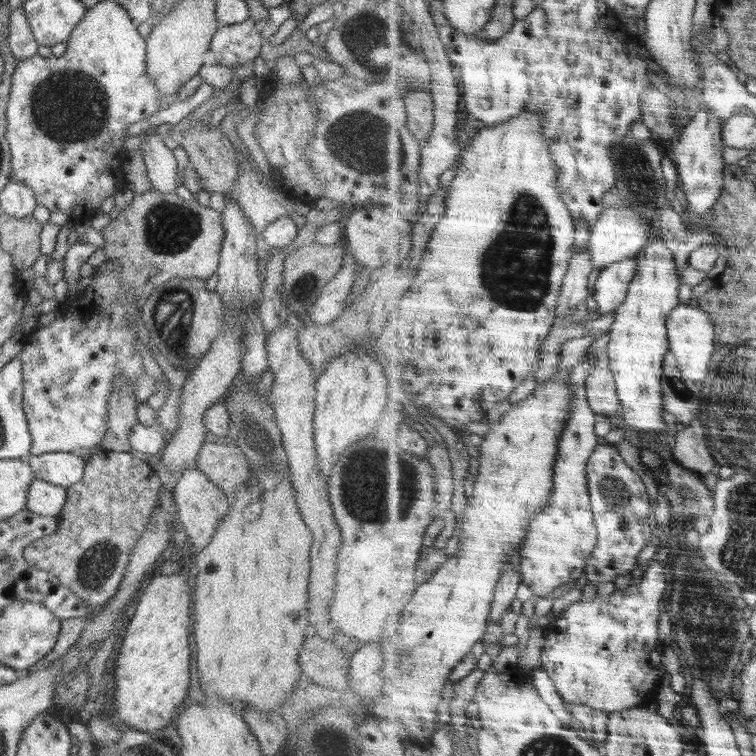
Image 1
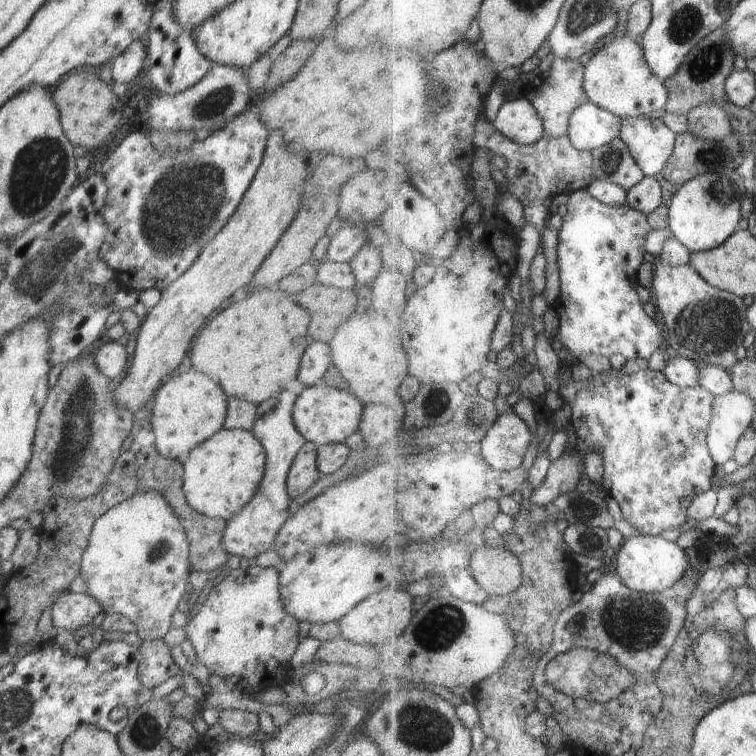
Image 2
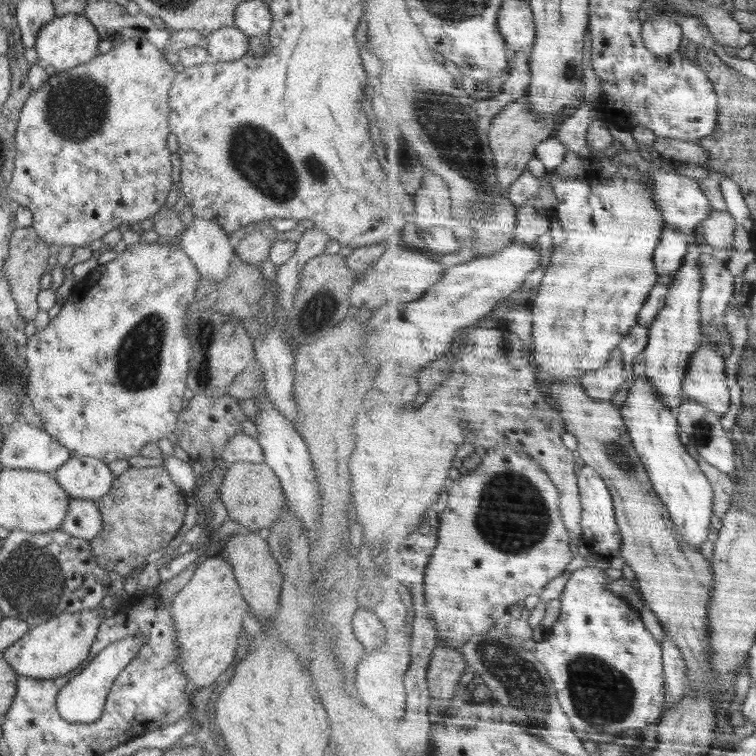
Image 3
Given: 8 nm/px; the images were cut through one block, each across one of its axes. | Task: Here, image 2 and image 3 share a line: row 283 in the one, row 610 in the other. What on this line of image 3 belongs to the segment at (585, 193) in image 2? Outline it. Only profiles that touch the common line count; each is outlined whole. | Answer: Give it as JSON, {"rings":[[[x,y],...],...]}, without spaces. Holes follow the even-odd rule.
{"rings":[[[594,565],[574,571],[562,597],[562,616],[552,628],[550,636],[537,643],[535,651],[536,658],[538,658],[538,660],[548,668],[550,676],[553,678],[560,702],[562,703],[564,711],[568,714],[574,729],[577,731],[577,736],[580,736],[582,739],[591,739],[597,743],[610,741],[614,738],[620,738],[620,736],[624,736],[628,730],[641,730],[642,728],[656,723],[663,716],[663,713],[666,712],[666,696],[669,694],[668,680],[666,680],[665,651],[663,644],[660,644],[660,642],[654,638],[654,634],[646,628],[646,624],[644,624],[644,620],[642,620],[640,611],[635,609],[627,598],[605,588],[606,583],[608,582],[610,582],[610,578],[608,577],[607,572],[604,569],[595,567]],[[586,730],[608,732],[608,735],[589,734]]]}

